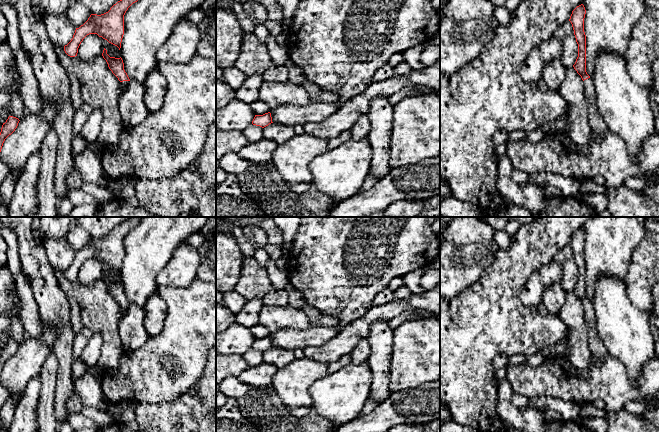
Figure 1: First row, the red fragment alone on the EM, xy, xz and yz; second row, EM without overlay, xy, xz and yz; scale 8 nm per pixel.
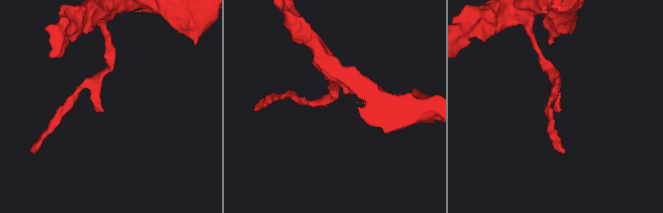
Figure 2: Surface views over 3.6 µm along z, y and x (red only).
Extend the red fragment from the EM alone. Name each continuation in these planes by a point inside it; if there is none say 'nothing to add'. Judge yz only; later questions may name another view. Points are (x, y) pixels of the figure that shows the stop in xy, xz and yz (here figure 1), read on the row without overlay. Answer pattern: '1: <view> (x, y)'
1: yz (599, 352)

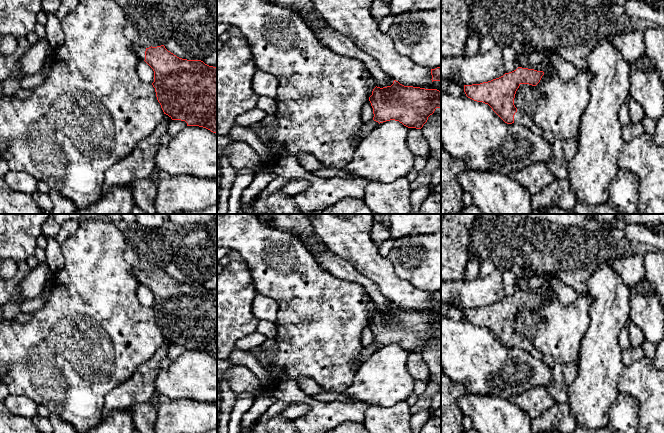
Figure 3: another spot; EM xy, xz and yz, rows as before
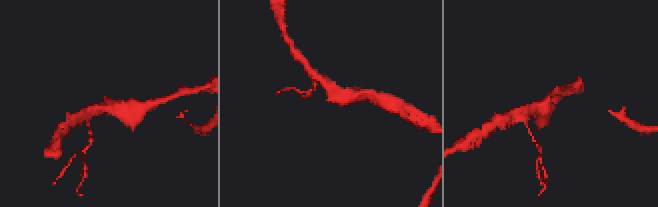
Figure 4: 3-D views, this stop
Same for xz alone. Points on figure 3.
1: xz (366, 351)

